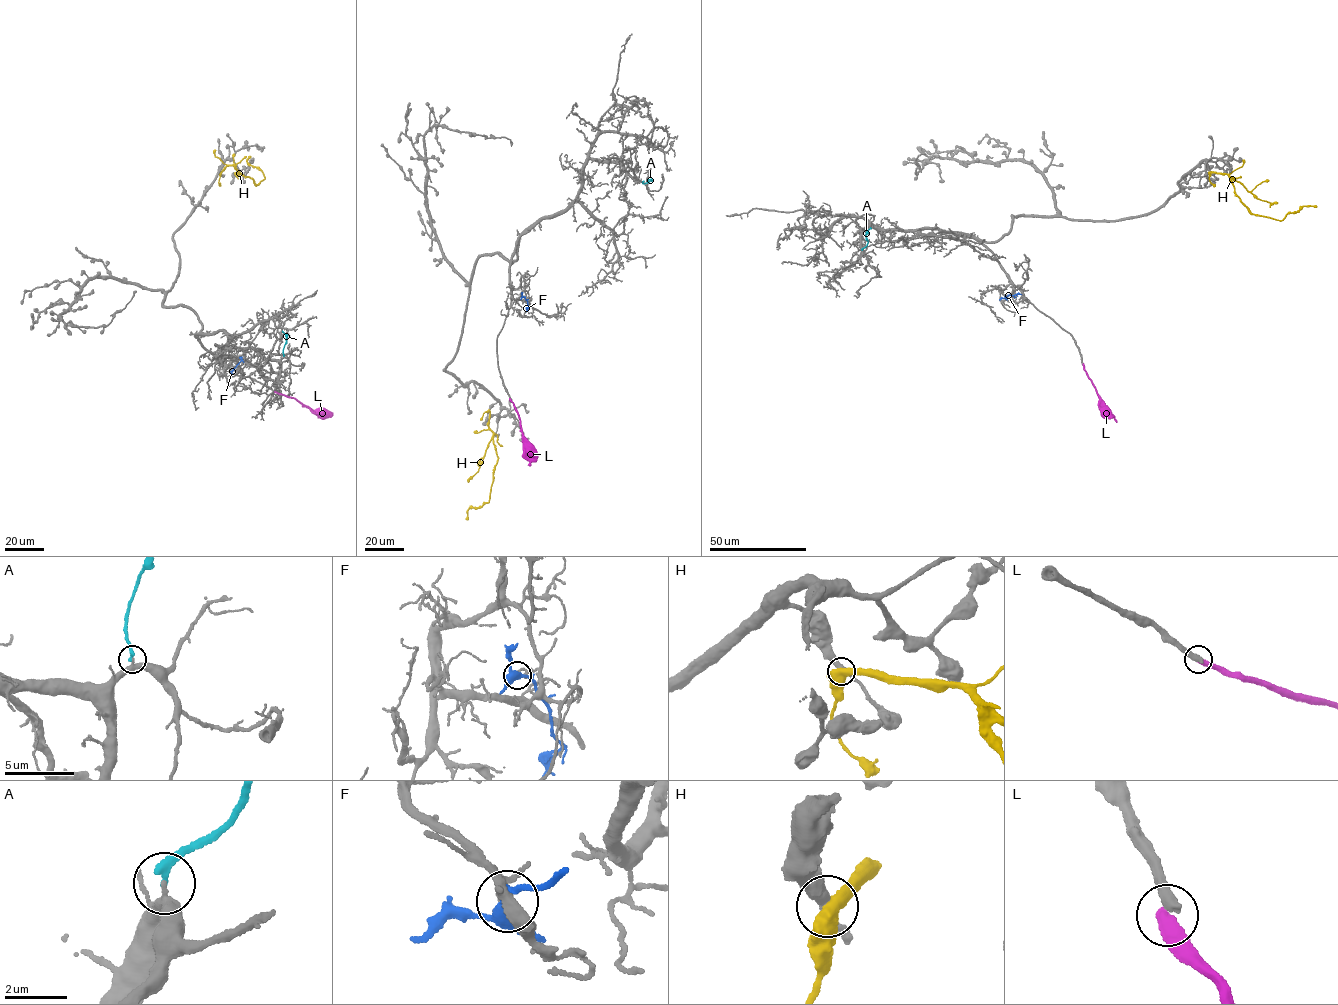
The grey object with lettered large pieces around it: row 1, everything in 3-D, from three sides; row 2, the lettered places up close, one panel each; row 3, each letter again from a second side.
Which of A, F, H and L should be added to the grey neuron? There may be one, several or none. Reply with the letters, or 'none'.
L

